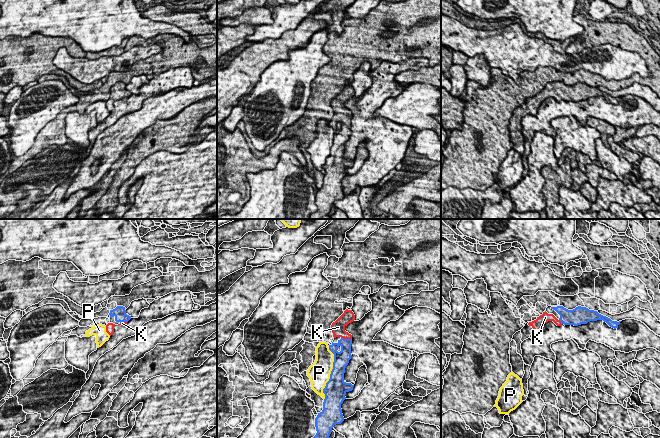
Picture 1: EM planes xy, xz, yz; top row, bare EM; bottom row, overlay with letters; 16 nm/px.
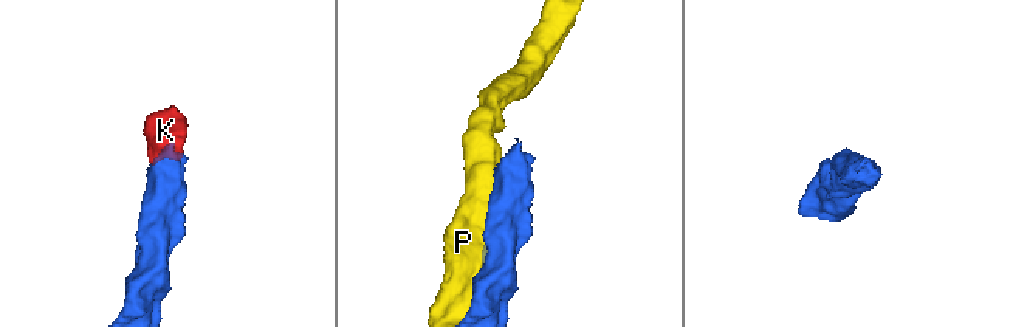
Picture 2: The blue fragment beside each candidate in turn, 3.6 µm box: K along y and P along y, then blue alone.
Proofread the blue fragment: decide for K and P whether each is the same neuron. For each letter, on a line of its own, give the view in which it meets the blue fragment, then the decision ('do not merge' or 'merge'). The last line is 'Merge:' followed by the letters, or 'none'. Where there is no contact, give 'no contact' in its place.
K: xz | merge
P: xz | do not merge
Merge: K

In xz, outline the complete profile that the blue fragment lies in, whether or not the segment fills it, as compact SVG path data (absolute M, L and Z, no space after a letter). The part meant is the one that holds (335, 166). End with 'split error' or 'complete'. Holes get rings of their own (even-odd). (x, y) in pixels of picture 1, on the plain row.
M346 85L344 89L331 101L333 113L340 113L337 119L329 121L334 130L333 145L330 155L326 159L323 169L325 175L323 186L315 194L316 211L310 219L323 219L328 216L332 204L344 197L341 180L346 175L347 168L352 167L354 161L344 157L345 144L351 135L352 111L345 107L345 103L355 96L352 86Z; split error

